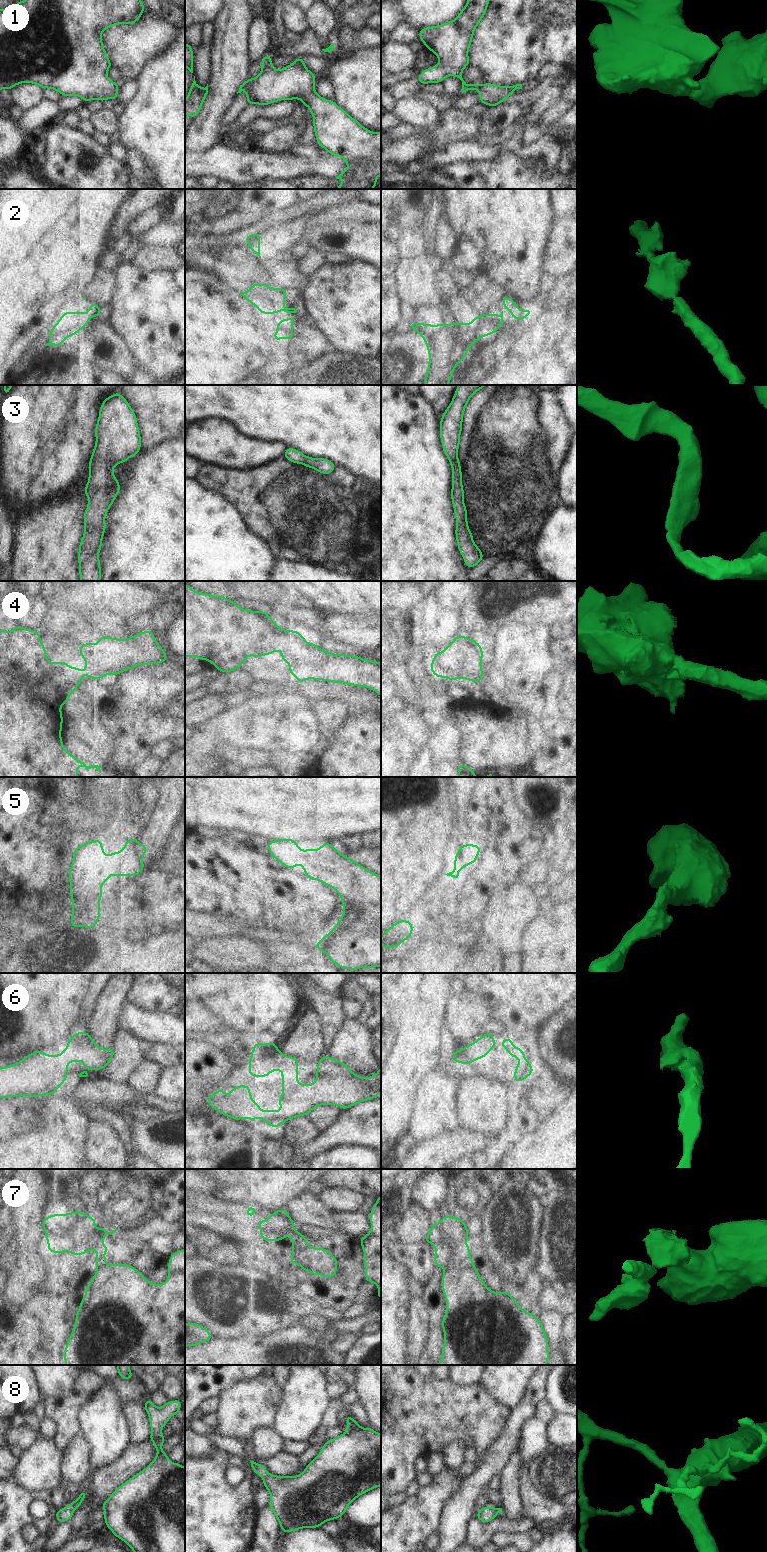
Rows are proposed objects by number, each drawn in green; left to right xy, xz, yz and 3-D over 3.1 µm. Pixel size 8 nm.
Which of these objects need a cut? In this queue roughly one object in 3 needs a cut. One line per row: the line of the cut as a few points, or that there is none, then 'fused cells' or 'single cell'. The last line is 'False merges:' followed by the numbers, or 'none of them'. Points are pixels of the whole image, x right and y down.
1: cut none; single cell
2: cut none; single cell
3: cut none; single cell
4: cut none; single cell
5: cut none; single cell
6: cut none; single cell
7: cut yz (475, 1267), (444, 1271); fused cells
8: cut none; single cell
False merges: 7

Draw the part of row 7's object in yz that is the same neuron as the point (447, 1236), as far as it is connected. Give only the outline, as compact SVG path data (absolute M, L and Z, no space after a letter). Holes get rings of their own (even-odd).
M446 1214L439 1223L432 1224L423 1242L434 1245L435 1266L442 1267L444 1271L463 1270L476 1268L469 1254L468 1239L466 1222Z

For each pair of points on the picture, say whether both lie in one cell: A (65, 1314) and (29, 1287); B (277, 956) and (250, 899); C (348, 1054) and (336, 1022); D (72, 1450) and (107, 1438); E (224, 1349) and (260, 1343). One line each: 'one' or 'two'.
A: two
B: two
C: two
D: two
E: one

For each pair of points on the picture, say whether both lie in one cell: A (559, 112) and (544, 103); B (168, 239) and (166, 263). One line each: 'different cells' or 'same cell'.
A: different cells
B: different cells

